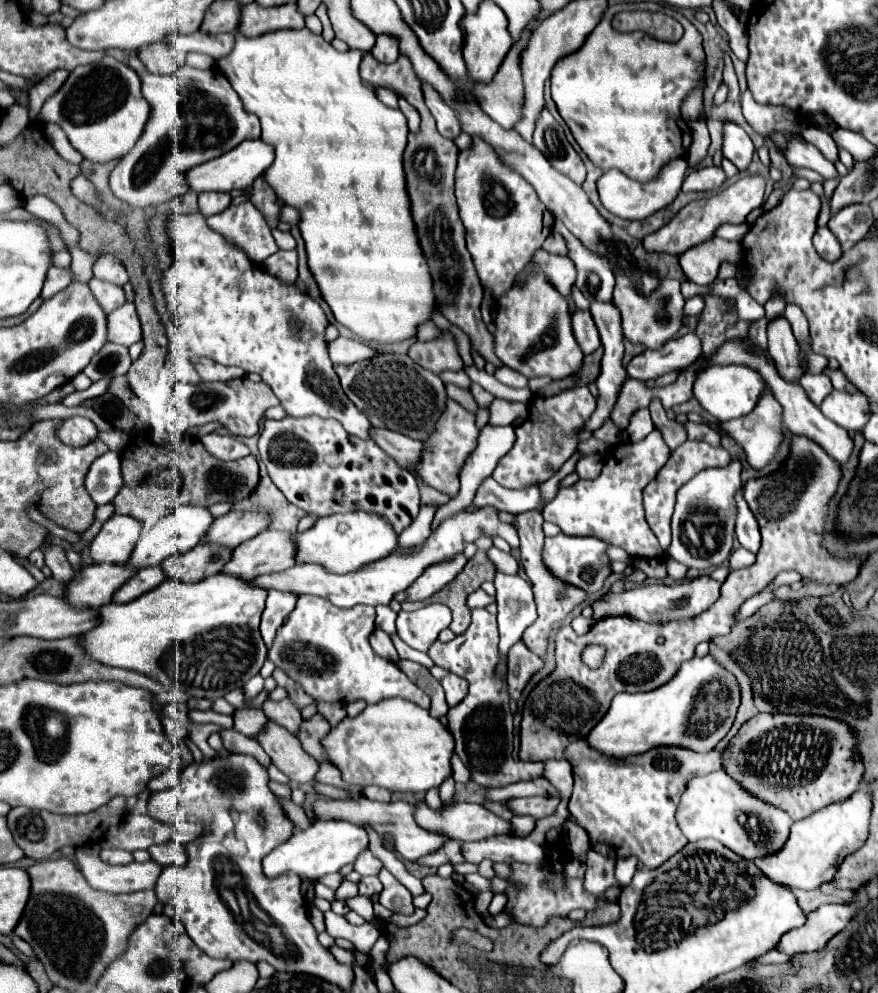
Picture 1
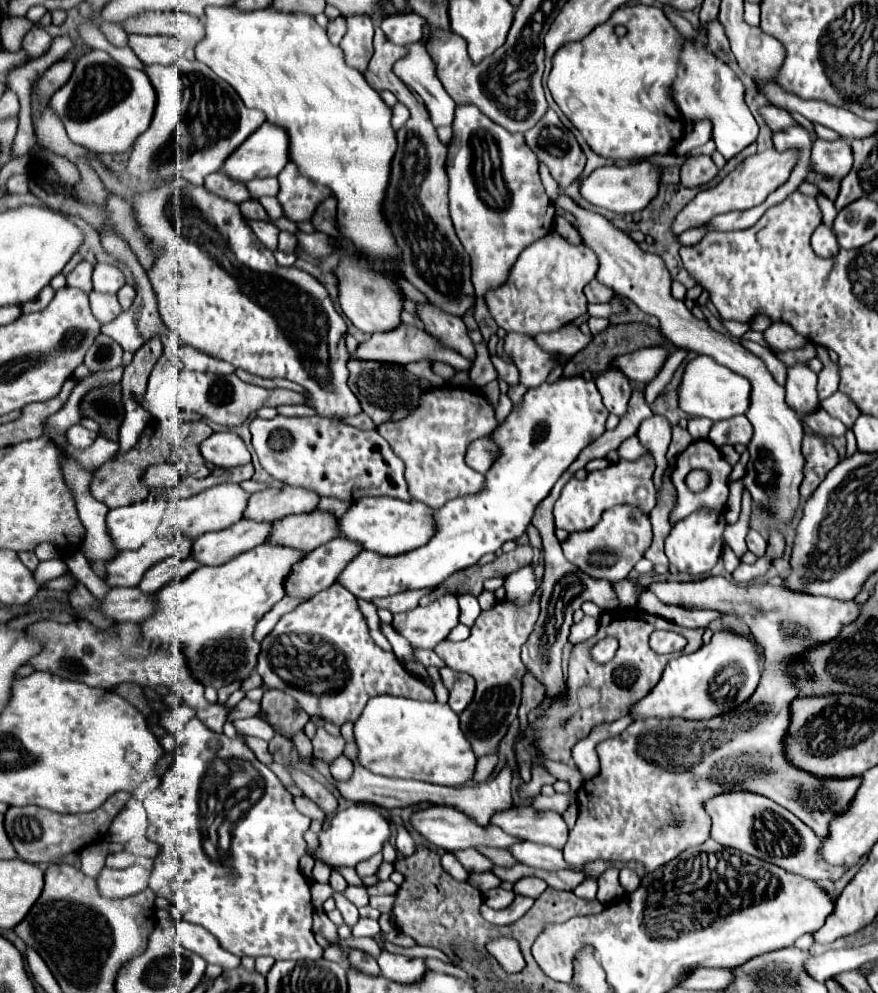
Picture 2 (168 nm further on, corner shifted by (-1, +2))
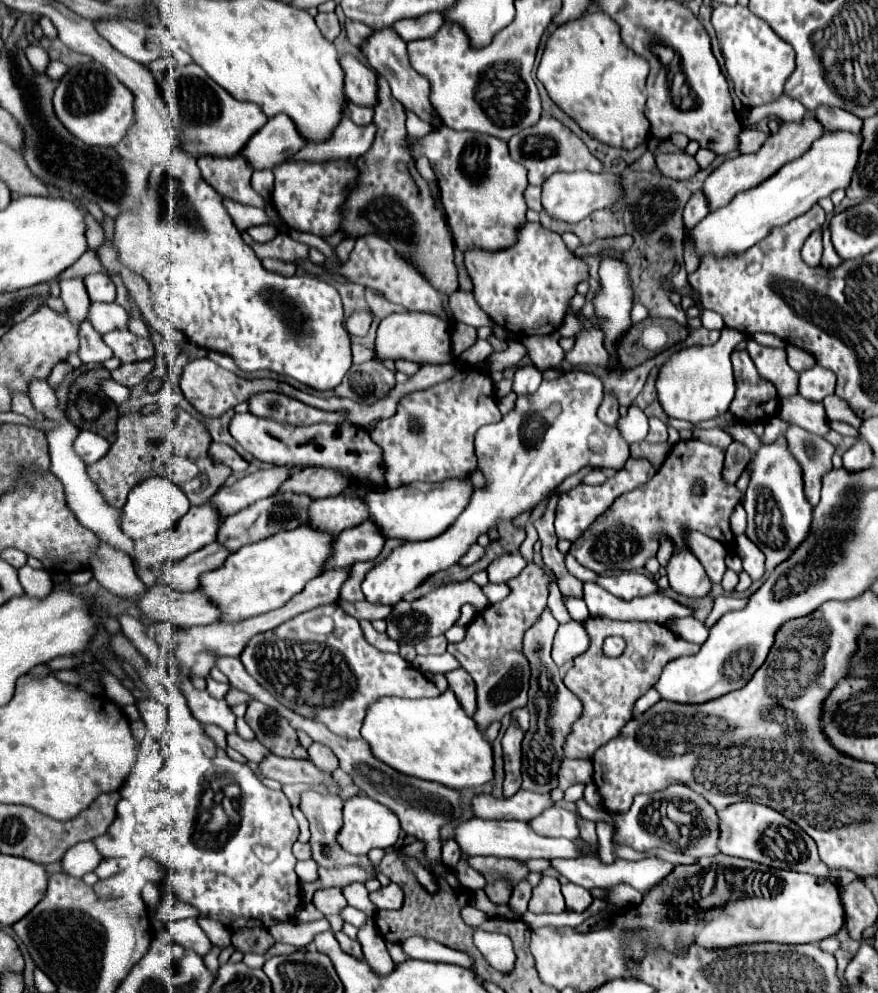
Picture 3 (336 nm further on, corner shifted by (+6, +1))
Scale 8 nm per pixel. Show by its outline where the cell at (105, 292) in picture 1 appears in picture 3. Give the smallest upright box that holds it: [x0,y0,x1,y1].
[88,303,128,333]

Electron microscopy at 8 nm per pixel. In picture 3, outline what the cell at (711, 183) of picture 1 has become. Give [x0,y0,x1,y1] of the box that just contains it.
[656,151,700,179]

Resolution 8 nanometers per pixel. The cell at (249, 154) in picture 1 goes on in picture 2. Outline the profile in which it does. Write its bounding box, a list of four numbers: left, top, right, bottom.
[219,122,289,182]

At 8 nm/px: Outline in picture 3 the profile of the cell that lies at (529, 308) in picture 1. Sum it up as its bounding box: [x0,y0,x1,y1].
[514,367,542,395]

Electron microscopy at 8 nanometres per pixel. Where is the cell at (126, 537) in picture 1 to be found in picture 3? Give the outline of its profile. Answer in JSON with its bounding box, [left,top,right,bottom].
[122,475,190,539]

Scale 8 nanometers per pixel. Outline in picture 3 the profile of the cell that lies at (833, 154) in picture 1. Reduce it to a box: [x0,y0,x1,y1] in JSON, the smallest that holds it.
[712,5,796,107]

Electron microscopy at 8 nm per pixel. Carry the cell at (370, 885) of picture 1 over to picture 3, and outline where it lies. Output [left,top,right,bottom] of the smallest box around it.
[370,883,404,909]

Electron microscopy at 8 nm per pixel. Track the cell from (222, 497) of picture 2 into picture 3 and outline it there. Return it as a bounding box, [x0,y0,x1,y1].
[210,467,292,515]

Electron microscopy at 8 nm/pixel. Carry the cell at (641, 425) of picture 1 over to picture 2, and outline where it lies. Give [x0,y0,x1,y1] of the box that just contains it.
[635,416,671,496]

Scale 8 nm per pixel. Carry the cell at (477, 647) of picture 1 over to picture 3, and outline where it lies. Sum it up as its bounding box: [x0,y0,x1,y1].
[448,563,552,731]

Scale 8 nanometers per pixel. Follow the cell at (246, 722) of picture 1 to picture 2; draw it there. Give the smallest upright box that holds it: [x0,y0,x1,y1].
[233,716,275,740]

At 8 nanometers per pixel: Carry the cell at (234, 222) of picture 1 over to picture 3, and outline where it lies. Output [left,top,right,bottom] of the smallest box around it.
[248,225,278,243]

